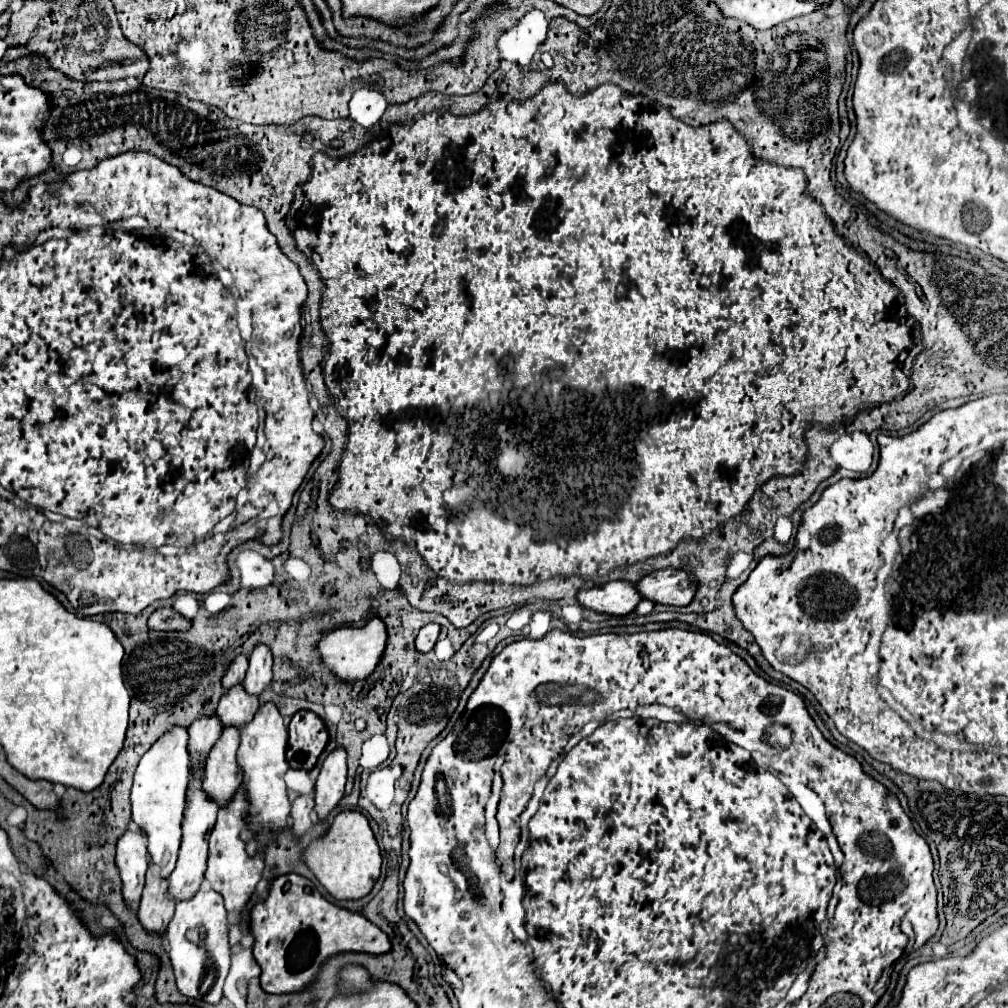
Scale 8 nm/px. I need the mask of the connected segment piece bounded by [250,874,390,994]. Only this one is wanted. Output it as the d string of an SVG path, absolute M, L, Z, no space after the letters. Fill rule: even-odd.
M286 874L278 876L270 882L266 898L260 898L254 902L250 910L250 932L254 936L254 958L262 968L260 974L260 986L264 992L270 994L284 994L284 992L300 992L304 990L306 984L312 982L314 974L318 972L318 966L332 954L336 952L370 952L370 954L384 954L390 950L390 940L388 936L374 926L370 920L366 920L360 914L360 948L356 948L356 936L358 936L358 918L356 912L350 912L346 908L340 908L326 898L322 898L318 892L304 894L300 888L292 886L286 888Z

